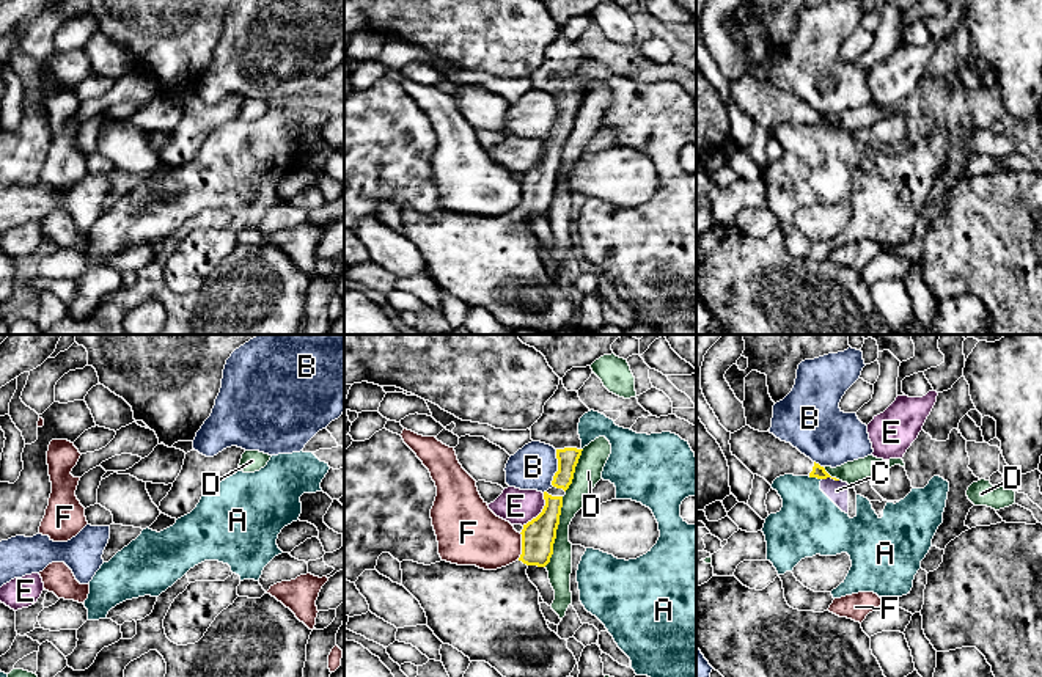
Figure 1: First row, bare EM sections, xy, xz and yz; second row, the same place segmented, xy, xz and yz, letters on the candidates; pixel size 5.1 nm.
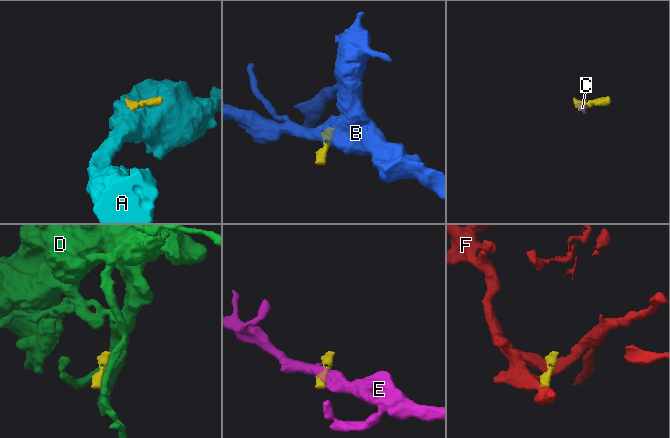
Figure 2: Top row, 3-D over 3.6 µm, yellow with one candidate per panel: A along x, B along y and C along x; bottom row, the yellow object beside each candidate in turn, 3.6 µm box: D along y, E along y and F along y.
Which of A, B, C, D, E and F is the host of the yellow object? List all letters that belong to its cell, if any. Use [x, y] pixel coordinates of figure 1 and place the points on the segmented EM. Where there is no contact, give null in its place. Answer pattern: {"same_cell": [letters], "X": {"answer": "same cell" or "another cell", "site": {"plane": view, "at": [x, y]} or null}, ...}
{"same_cell": [], "A": {"answer": "another cell", "site": {"plane": "yz", "at": [814, 476]}}, "B": {"answer": "another cell", "site": {"plane": "xz", "at": [558, 468]}}, "C": {"answer": "another cell", "site": {"plane": "yz", "at": [830, 476]}}, "D": {"answer": "another cell", "site": {"plane": "xz", "at": [555, 531]}}, "E": {"answer": "another cell", "site": {"plane": "xz", "at": [541, 512]}}, "F": {"answer": "another cell", "site": {"plane": "xz", "at": [522, 547]}}}

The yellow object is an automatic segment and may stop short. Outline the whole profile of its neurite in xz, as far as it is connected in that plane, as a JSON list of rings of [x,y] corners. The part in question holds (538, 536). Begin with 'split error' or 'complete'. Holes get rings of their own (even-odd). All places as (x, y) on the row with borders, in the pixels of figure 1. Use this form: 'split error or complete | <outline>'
split error | [[[560,379],[558,390],[545,402],[542,416],[531,426],[531,440],[556,449],[558,471],[552,489],[544,492],[542,512],[523,525],[520,558],[501,569],[484,570],[476,565],[457,565],[440,561],[431,565],[402,561],[402,584],[421,605],[427,627],[443,642],[449,644],[470,661],[486,661],[503,677],[569,677],[577,660],[561,639],[547,625],[541,611],[539,591],[530,581],[530,565],[545,567],[553,554],[553,543],[560,525],[563,496],[572,484],[575,467],[582,456],[578,435],[580,418],[591,412],[577,391],[567,391]]]

